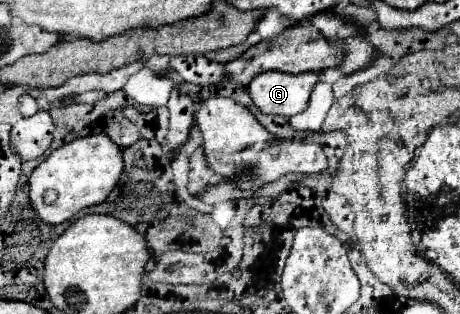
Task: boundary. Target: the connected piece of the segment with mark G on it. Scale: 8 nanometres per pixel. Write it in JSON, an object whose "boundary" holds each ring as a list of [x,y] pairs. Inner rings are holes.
{"boundary":[[[268,71],[256,75],[246,91],[262,113],[292,117],[308,107],[308,99],[316,83],[318,73],[314,71],[298,75]]]}

